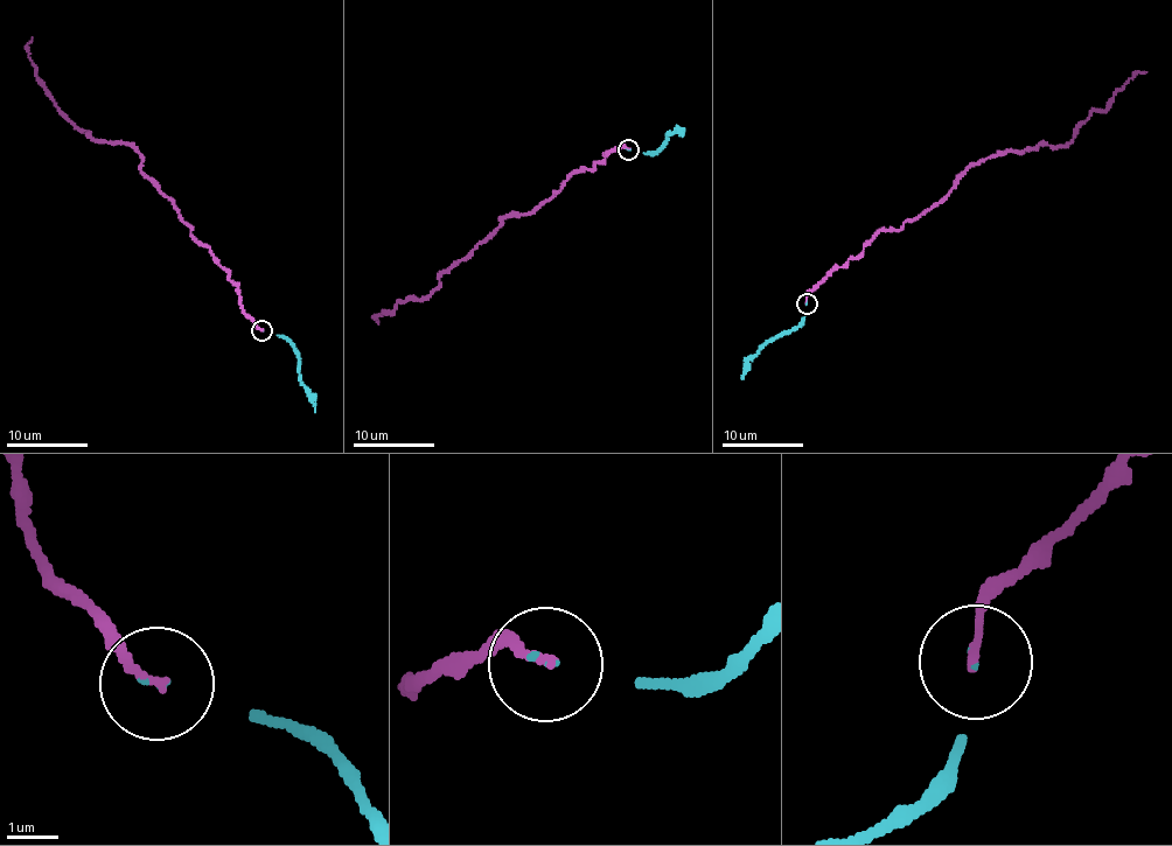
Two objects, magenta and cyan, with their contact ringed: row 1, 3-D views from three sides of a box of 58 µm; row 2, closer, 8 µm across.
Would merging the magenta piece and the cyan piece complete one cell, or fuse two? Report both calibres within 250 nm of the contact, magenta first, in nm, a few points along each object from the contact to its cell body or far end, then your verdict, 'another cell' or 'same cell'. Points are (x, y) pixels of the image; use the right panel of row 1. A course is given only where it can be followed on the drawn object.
160/70 nm | magenta via (806, 303), (881, 230), (942, 202), (970, 166), (1006, 149), (1068, 142), (1094, 111), (1146, 72) | cyan via (806, 303), (801, 321), (761, 347), (748, 362), (741, 378) | same cell

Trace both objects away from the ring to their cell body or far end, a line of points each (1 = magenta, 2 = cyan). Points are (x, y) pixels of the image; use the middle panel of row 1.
1: (628, 149), (612, 151), (595, 168), (573, 174), (532, 212), (501, 218), (439, 284), (374, 319), (378, 324)
2: (628, 149), (654, 152), (667, 141), (667, 133), (678, 131), (682, 134)

